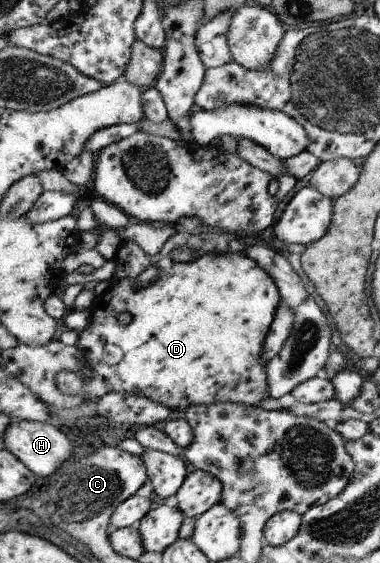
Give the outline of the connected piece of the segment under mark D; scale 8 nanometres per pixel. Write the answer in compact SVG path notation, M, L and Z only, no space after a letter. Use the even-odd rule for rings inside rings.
M177 232L164 244L163 250L148 256L138 244L130 240L121 242L112 258L116 268L109 281L109 289L96 297L89 307L92 314L90 326L80 332L77 340L77 348L82 350L90 364L92 378L84 378L80 372L60 372L56 376L58 388L64 394L80 394L83 400L100 399L108 392L126 392L180 412L188 406L218 403L256 405L269 398L266 382L268 361L262 358L262 348L281 304L280 292L265 268L242 254L246 245L240 239L229 232L197 234L195 238L190 233ZM193 245L197 256L190 262L176 262L170 256L178 246L187 248ZM152 264L158 268L156 282L146 288L138 288L136 278ZM122 312L132 316L130 324L122 324L118 320L118 314Z

